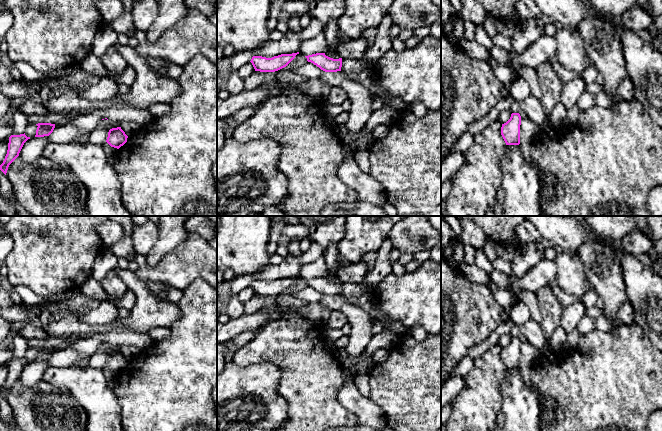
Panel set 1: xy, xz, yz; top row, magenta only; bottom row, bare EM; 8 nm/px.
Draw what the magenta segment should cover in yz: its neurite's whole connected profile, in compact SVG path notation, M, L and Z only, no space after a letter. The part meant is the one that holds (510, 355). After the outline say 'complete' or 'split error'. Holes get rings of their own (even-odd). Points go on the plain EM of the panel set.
M512 337L510 343L502 348L501 359L506 369L520 368L521 340L519 337Z; complete

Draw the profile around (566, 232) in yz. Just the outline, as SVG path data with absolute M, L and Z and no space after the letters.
M524 216L531 222L542 238L563 250L578 254L579 248L590 235L590 230L570 216Z

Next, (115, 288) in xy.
M110 271L100 282L100 285L107 294L109 302L116 304L128 290L125 282L114 271Z

